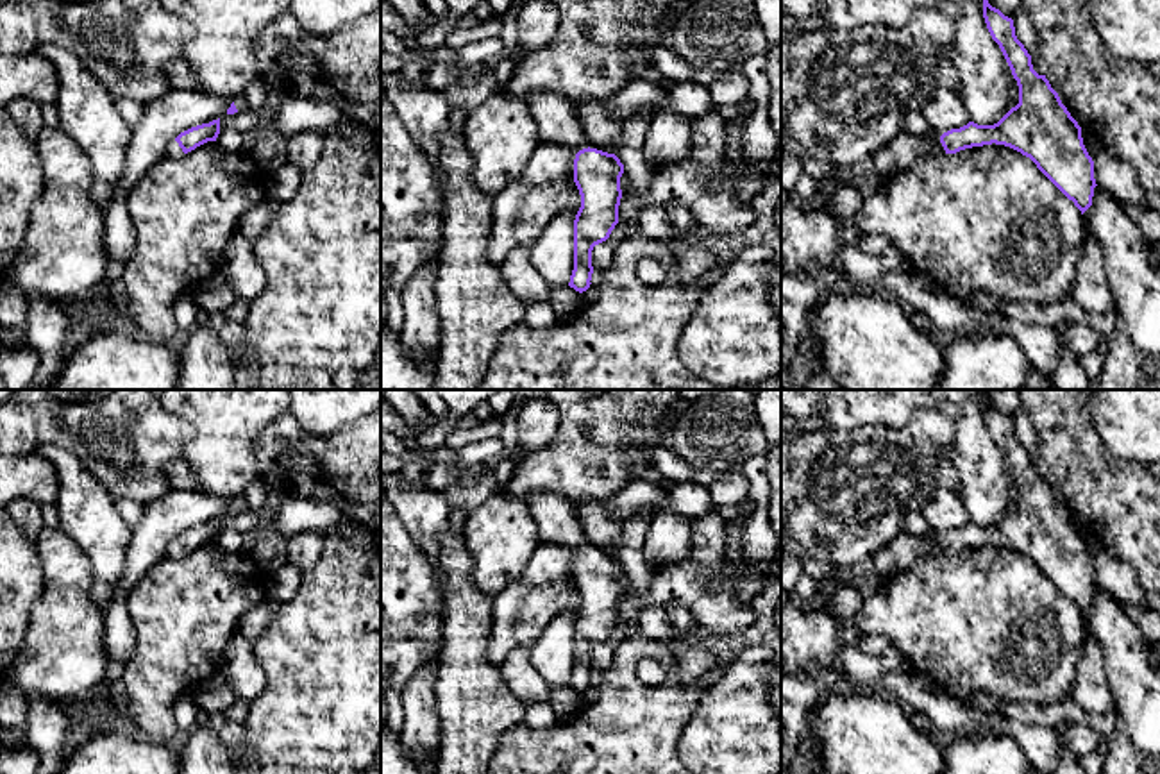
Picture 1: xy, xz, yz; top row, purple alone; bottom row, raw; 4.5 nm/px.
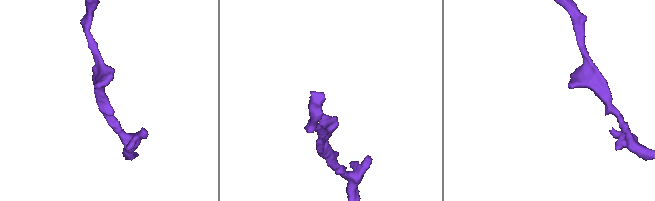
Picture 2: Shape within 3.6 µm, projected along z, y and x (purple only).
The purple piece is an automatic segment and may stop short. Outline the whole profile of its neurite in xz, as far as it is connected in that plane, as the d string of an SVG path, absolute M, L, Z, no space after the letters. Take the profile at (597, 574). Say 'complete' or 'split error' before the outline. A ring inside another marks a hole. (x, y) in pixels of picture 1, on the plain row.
split error; M556 493L534 495L531 515L542 543L563 545L577 552L574 583L581 595L581 608L574 620L574 670L568 686L583 694L592 685L593 647L606 642L618 624L624 565L615 554L588 547L570 504Z

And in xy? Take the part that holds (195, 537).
split error; M220 518L191 527L168 543L164 558L181 558L182 554L188 554L207 542L216 542L218 534Z

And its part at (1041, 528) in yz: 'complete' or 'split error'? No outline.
split error

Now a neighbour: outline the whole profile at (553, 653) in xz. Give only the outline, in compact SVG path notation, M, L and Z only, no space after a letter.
M577 613L558 615L529 649L531 663L549 688L565 688L574 670L574 620Z

